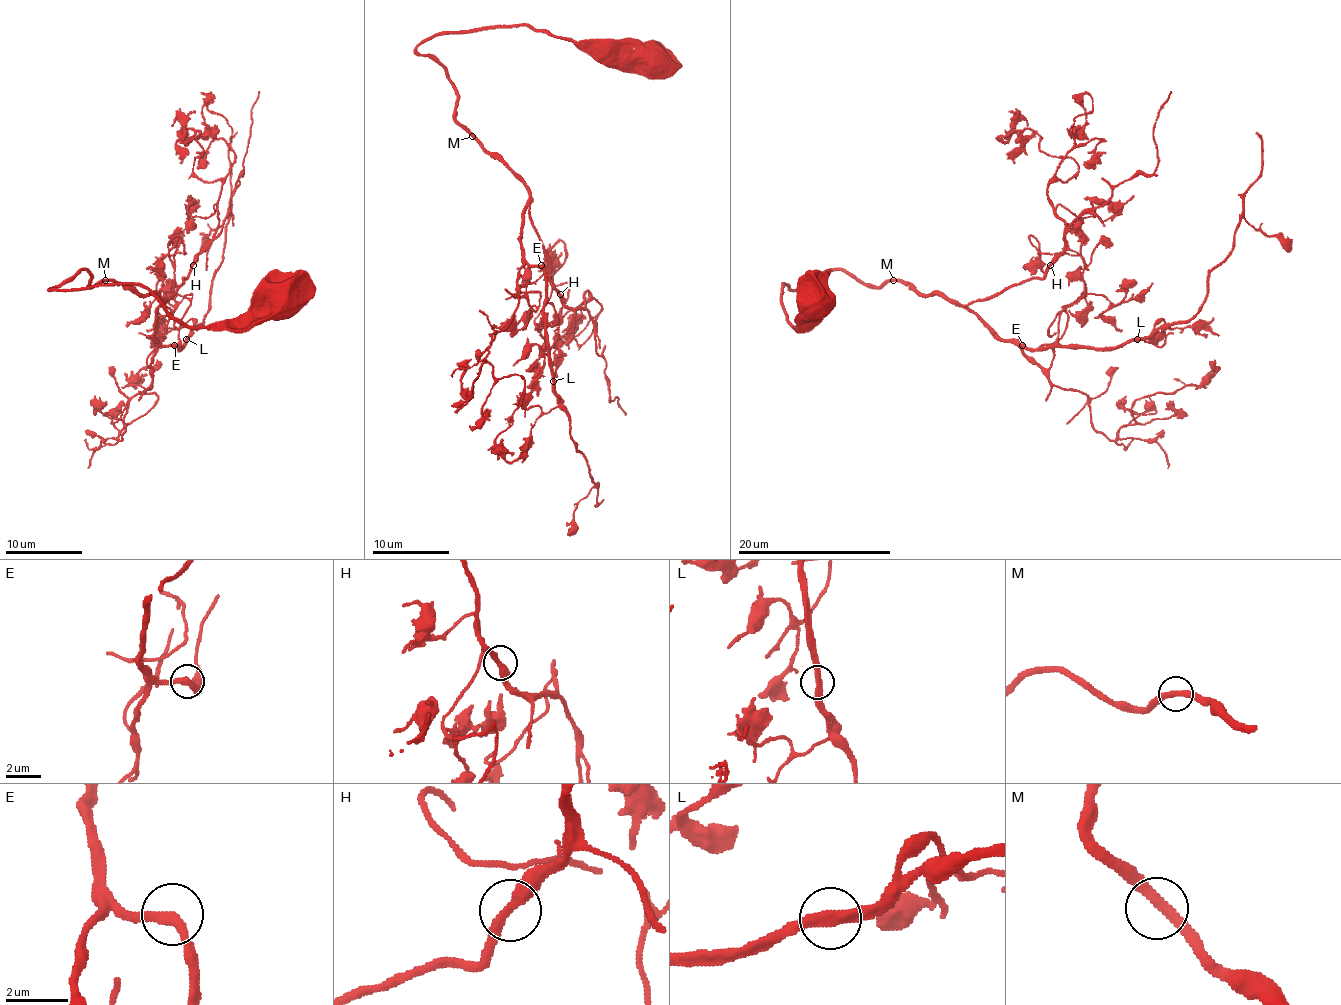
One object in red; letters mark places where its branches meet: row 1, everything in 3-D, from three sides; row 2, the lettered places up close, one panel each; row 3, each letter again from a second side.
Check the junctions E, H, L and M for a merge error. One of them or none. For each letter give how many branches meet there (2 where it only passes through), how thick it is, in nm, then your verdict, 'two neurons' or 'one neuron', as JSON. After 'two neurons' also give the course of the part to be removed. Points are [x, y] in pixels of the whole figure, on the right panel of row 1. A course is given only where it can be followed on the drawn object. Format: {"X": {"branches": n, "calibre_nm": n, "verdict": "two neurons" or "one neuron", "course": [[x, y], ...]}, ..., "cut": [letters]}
{"E": {"branches": 2, "calibre_nm": 320, "verdict": "one neuron"}, "H": {"branches": 2, "calibre_nm": 340, "verdict": "one neuron"}, "L": {"branches": 2, "calibre_nm": 320, "verdict": "one neuron"}, "M": {"branches": 2, "calibre_nm": 340, "verdict": "one neuron"}, "cut": []}

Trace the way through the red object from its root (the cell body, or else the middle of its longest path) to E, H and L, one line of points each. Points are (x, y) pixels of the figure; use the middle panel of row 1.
E: (652, 56), (525, 25), (439, 33), (416, 48), (445, 69), (456, 119), (525, 186), (522, 255), (541, 265)
H: (652, 56), (525, 25), (439, 33), (416, 48), (445, 69), (456, 119), (525, 186), (560, 294)
L: (652, 56), (525, 25), (416, 48), (445, 69), (456, 119), (527, 190), (522, 255), (545, 275), (552, 380)

